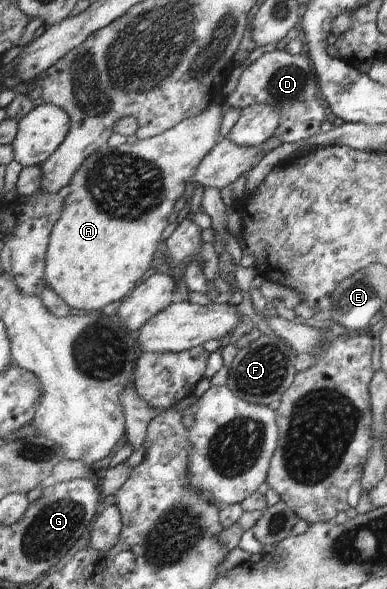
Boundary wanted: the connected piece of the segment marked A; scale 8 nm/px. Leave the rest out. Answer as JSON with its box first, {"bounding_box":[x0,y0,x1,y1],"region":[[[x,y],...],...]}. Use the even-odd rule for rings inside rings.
{"bounding_box":[45,96,224,313],"region":[[[223,96],[214,100],[202,114],[158,136],[139,139],[132,144],[125,142],[119,147],[102,147],[90,155],[72,177],[65,190],[63,214],[49,240],[45,268],[48,286],[71,308],[94,313],[116,300],[127,298],[139,286],[152,266],[151,260],[158,252],[166,226],[175,215],[176,202],[194,189],[193,178],[200,163],[224,138],[220,132],[224,100]]]}

